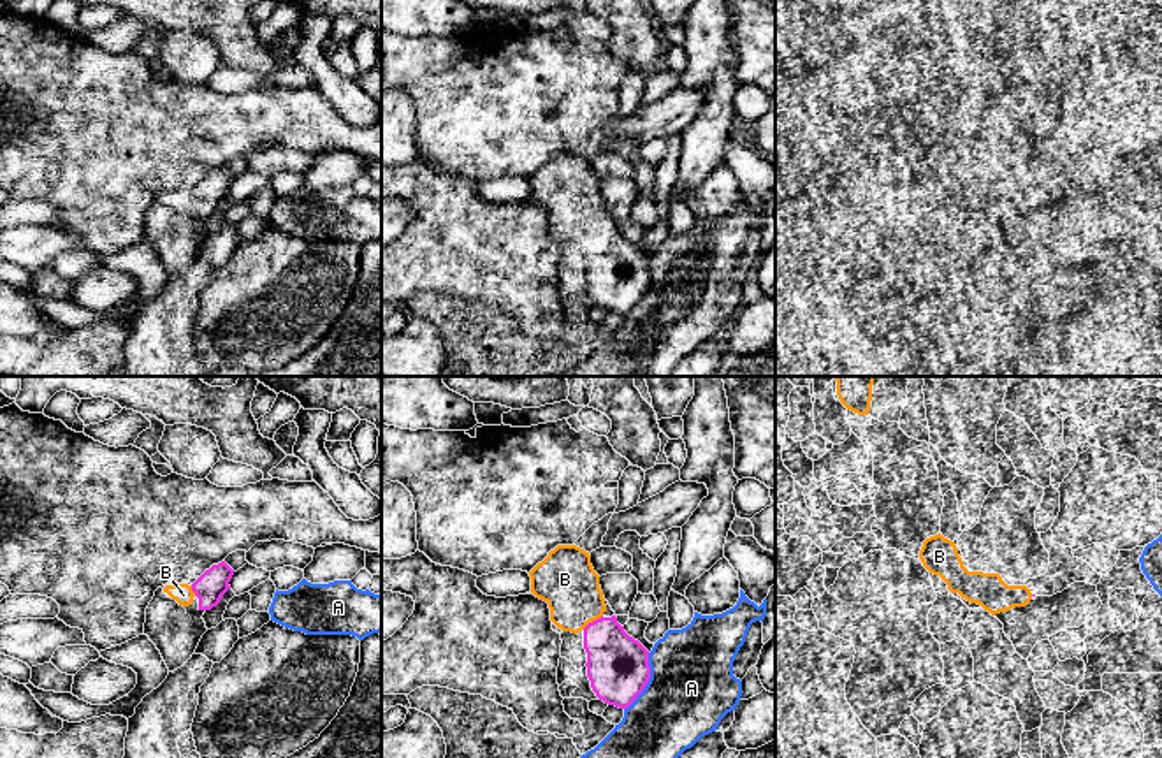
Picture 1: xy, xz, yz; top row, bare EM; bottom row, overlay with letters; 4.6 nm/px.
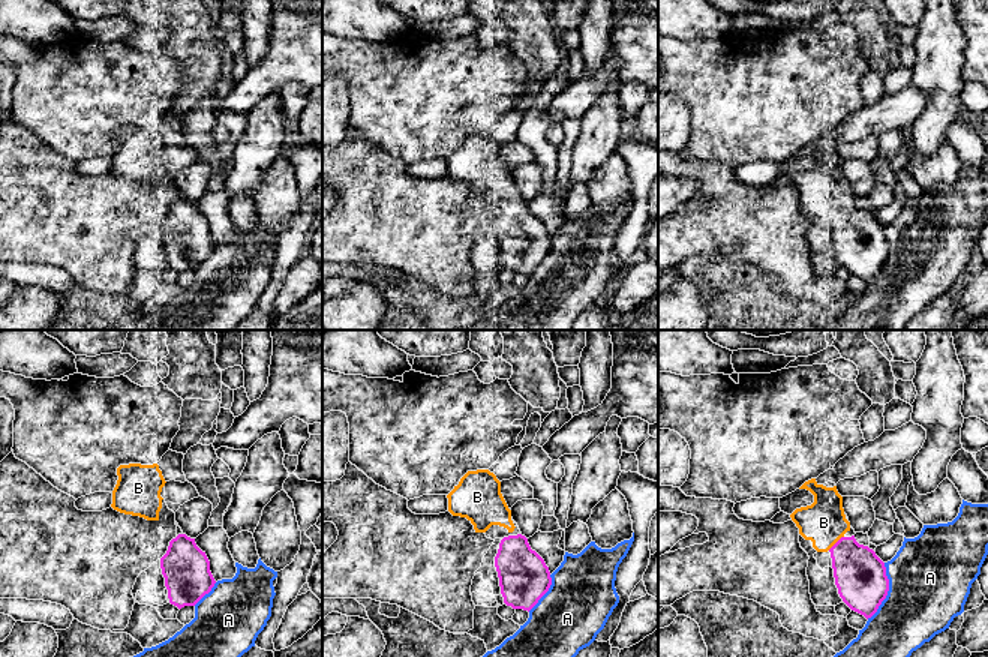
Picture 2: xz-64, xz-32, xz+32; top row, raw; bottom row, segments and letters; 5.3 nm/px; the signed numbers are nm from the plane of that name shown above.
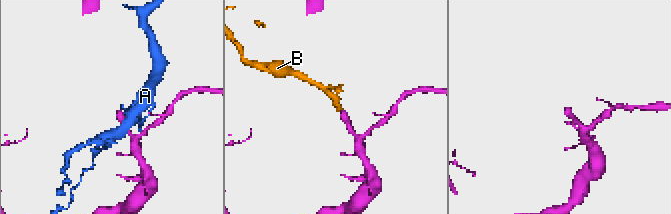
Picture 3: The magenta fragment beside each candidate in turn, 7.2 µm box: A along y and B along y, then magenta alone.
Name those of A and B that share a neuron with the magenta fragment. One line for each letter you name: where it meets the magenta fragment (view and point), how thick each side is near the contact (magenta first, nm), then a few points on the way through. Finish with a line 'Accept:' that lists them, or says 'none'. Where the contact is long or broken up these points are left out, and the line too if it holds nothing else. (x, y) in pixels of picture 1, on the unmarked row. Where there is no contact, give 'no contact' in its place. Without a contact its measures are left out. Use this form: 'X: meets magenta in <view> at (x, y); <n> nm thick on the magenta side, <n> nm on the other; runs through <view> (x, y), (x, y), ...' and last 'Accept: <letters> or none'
B: meets magenta in xz at (593, 227); 280 nm thick on the magenta side, 280 nm on the other
Accept: B

